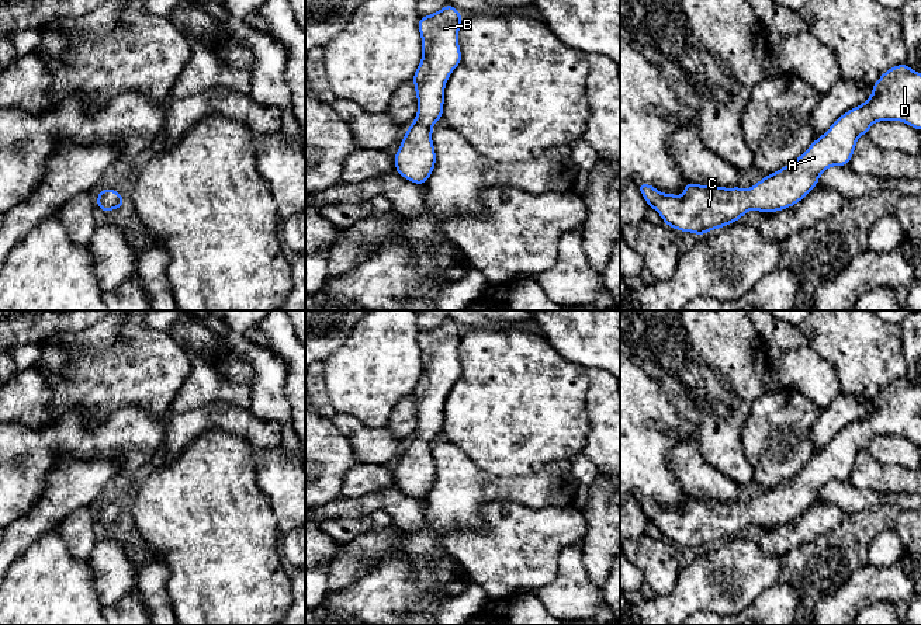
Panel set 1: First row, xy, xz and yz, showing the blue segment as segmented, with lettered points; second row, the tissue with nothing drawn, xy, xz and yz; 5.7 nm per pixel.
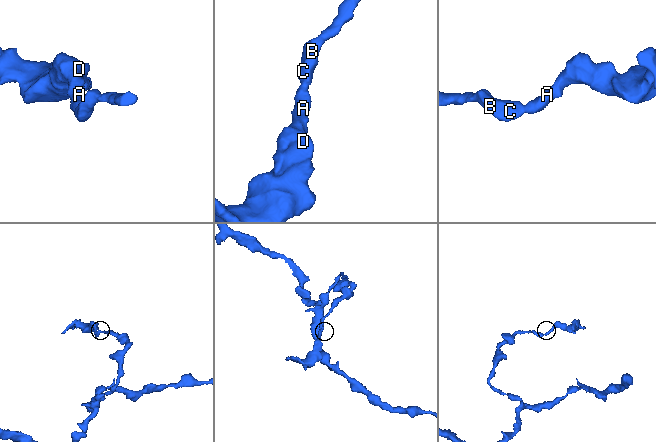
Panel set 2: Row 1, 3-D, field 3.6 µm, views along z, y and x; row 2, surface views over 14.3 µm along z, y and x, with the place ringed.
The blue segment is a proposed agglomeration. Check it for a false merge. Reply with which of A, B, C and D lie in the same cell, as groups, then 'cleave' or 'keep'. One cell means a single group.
A B C D | keep

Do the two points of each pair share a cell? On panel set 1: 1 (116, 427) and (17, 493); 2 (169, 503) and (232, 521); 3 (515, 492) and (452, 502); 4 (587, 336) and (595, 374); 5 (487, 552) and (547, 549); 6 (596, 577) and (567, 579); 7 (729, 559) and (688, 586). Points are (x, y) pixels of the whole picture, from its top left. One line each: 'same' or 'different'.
1: same
2: same
3: same
4: different
5: same
6: different
7: same

